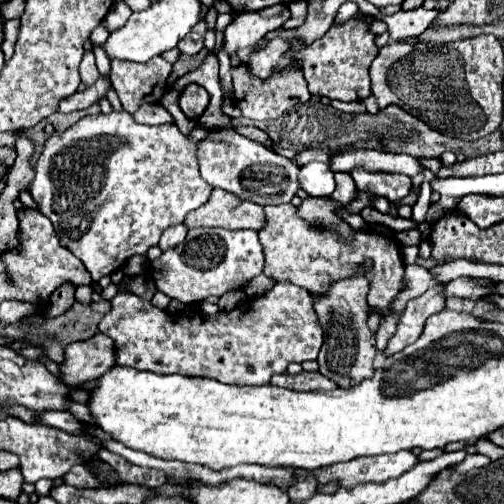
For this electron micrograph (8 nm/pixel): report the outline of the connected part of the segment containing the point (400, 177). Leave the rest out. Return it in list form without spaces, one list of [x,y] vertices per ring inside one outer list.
[[[356,168],[350,172],[358,188],[368,188],[374,196],[384,196],[390,202],[402,200],[412,190],[412,180],[404,174],[384,174],[384,172],[366,172]]]

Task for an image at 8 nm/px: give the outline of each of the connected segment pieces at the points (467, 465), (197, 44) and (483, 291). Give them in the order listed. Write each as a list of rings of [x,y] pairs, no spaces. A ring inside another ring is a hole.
[[[468,454],[460,464],[450,466],[448,470],[458,472],[458,474],[464,474],[464,472],[470,472],[474,468],[482,468],[482,466],[488,466],[488,464],[490,464],[488,456],[484,456],[484,454]]]
[[[200,20],[200,24],[196,24],[192,28],[192,32],[178,42],[178,50],[182,54],[190,54],[190,56],[198,54],[204,48],[204,34],[206,34],[206,30],[208,30],[206,20]]]
[[[456,278],[448,284],[444,284],[444,296],[450,298],[450,296],[458,296],[458,298],[472,298],[472,300],[478,300],[480,296],[486,296],[488,294],[488,288],[476,288],[470,280],[466,278]]]

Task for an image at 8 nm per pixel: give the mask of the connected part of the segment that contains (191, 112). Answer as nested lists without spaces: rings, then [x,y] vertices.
[[[192,83],[189,85],[189,91],[182,91],[179,105],[187,118],[194,119],[201,116],[209,100],[208,92],[202,86]]]

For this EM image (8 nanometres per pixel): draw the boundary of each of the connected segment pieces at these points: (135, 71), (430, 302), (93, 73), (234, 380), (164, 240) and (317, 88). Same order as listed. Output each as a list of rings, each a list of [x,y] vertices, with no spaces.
[[[156,56],[144,64],[116,60],[112,62],[110,78],[122,108],[134,114],[146,102],[160,102],[170,72],[172,64],[168,64],[162,56]]]
[[[440,286],[430,288],[422,296],[410,300],[404,308],[404,314],[398,320],[398,328],[394,336],[390,338],[388,346],[382,350],[382,356],[392,356],[404,350],[406,346],[414,344],[422,334],[426,318],[440,310],[444,310],[444,296],[440,296]]]
[[[86,52],[79,66],[81,81],[91,86],[99,78],[100,74],[96,66],[95,56],[93,52]]]
[[[276,282],[274,288],[258,298],[244,300],[230,312],[204,314],[196,310],[192,314],[170,314],[156,308],[152,302],[138,298],[132,292],[118,292],[110,300],[110,312],[100,320],[98,330],[114,340],[116,364],[132,366],[136,370],[148,370],[154,374],[184,374],[184,376],[206,376],[224,384],[268,384],[274,374],[284,374],[290,362],[302,364],[304,360],[316,360],[324,334],[316,322],[312,298],[306,288],[290,282]]]
[[[184,224],[164,230],[164,234],[160,238],[160,244],[158,244],[160,250],[170,250],[170,248],[176,248],[178,244],[182,244],[184,238],[186,238],[186,232],[188,232],[188,228],[184,228]]]
[[[360,14],[340,26],[332,26],[320,40],[296,54],[296,62],[302,66],[310,94],[328,96],[330,100],[364,100],[370,96],[368,66],[376,58],[378,48],[374,34],[368,32],[368,22],[360,20]]]

